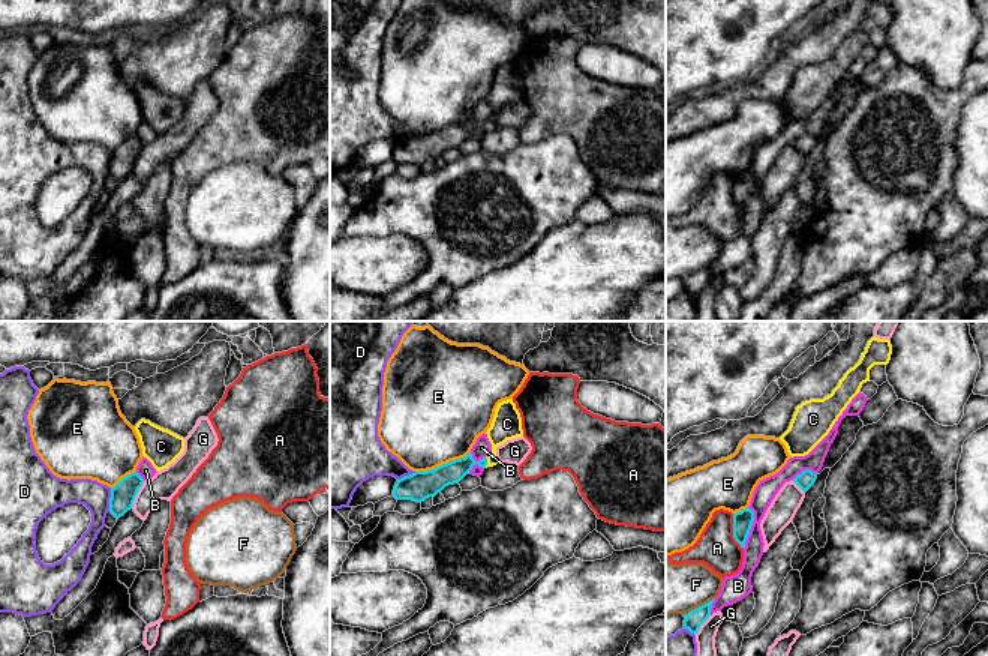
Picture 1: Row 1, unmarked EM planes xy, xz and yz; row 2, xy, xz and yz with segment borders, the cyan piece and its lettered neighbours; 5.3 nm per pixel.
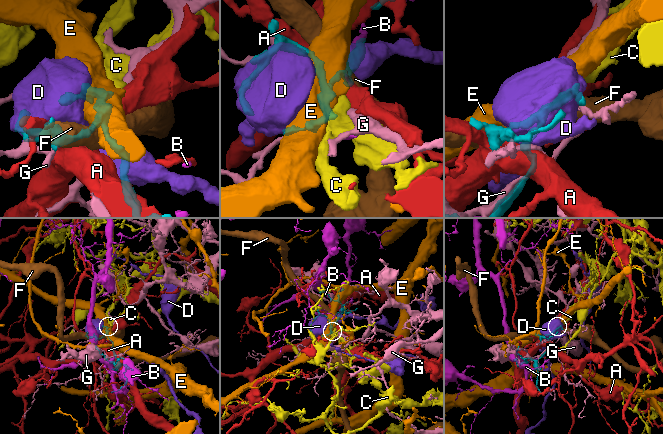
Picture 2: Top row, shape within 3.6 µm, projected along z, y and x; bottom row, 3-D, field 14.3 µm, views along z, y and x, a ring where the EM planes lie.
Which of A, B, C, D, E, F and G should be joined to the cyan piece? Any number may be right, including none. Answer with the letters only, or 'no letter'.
C

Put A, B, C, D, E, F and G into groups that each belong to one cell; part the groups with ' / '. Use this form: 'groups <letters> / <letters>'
groups A / B / C / D / E / F / G

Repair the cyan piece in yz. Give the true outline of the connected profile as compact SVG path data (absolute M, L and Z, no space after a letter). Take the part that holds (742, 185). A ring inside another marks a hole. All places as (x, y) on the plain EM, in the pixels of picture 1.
M750 171L733 177L733 201L741 209L741 212L745 212L745 206L750 198L753 186L754 176Z

